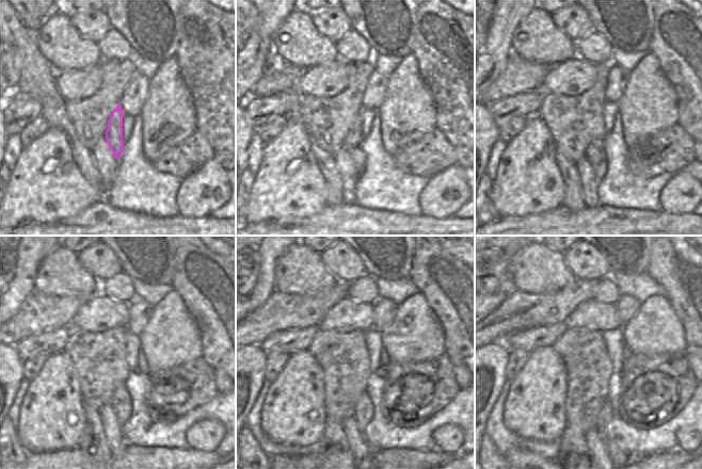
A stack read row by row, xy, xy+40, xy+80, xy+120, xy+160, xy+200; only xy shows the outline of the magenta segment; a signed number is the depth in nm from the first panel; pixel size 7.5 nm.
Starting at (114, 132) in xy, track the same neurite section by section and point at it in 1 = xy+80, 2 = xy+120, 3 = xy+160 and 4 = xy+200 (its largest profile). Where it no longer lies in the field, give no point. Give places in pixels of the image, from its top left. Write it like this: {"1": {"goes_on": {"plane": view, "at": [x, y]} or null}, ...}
{"1": {"goes_on": {"plane": "xy+80", "at": [594, 152]}}, "2": {"goes_on": {"plane": "xy+120", "at": [121, 401]}}, "3": {"goes_on": {"plane": "xy+160", "at": [363, 407]}}, "4": {"goes_on": {"plane": "xy+200", "at": [613, 452]}}}

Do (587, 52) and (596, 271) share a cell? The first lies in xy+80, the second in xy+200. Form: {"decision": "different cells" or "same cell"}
{"decision": "different cells"}

